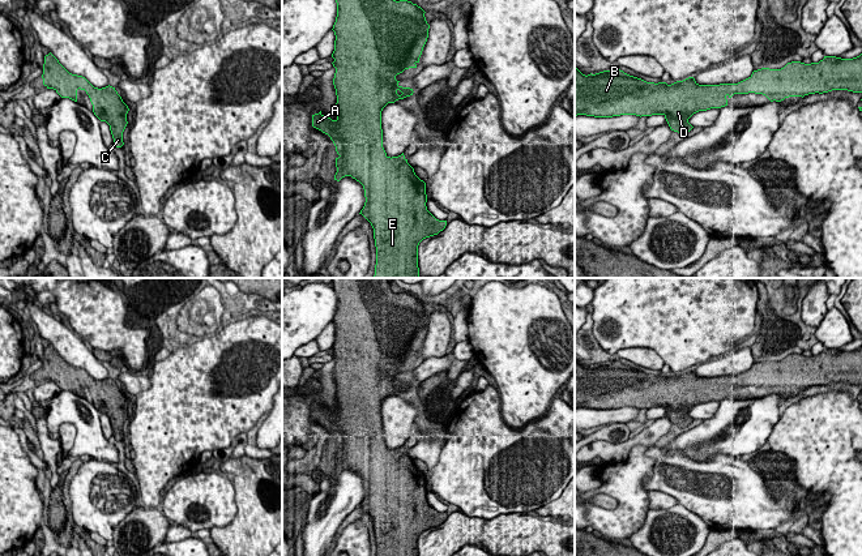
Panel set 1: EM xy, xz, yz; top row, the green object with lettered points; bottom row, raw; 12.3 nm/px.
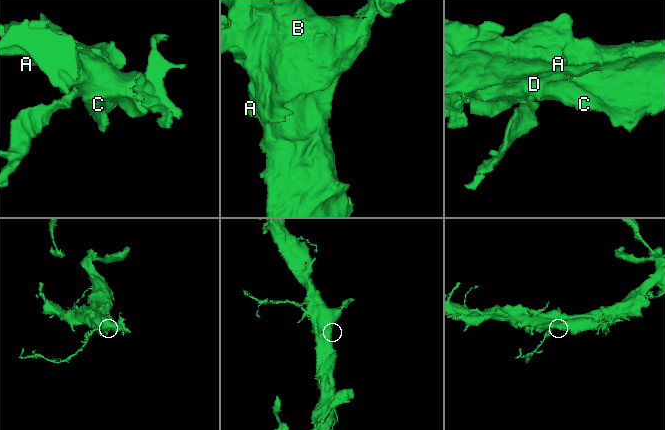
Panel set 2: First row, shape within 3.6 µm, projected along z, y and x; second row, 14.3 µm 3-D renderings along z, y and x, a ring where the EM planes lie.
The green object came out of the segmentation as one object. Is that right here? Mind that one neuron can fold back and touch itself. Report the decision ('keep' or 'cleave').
keep

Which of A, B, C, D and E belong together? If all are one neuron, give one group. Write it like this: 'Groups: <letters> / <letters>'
Groups: A B C D E

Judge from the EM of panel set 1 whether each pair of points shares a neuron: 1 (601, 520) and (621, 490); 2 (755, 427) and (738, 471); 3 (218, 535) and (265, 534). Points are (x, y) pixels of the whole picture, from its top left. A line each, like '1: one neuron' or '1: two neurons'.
1: one neuron
2: two neurons
3: one neuron

